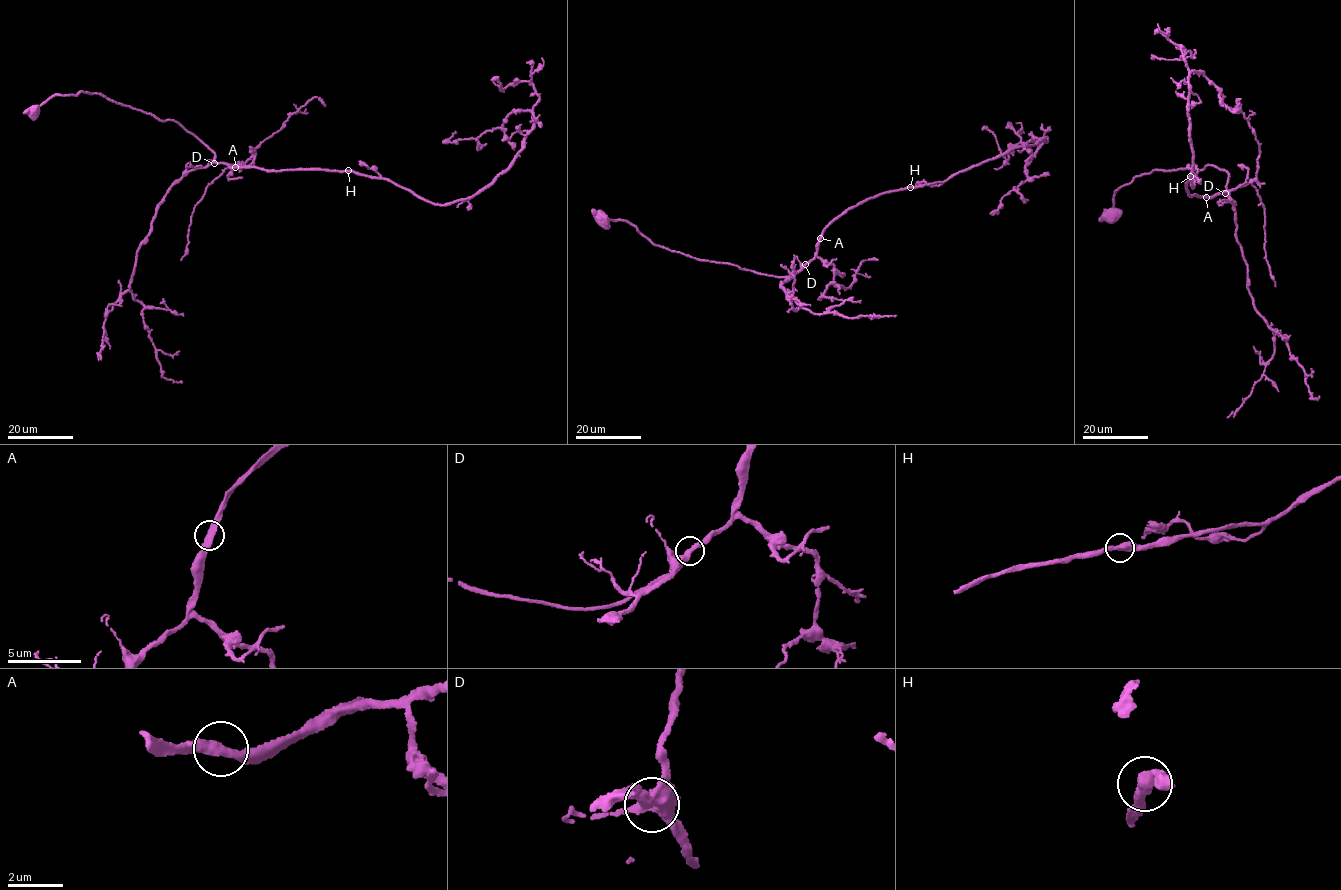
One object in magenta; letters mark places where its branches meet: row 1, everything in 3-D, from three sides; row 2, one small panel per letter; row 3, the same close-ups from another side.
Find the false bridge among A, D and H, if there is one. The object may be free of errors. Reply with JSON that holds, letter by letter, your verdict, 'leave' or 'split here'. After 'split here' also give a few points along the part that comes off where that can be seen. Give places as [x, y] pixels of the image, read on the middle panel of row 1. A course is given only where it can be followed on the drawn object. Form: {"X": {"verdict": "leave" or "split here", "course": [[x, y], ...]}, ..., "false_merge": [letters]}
{"A": {"verdict": "leave"}, "D": {"verdict": "leave"}, "H": {"verdict": "leave"}, "false_merge": []}

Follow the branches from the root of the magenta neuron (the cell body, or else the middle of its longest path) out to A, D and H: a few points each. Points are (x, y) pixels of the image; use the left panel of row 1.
A: (34, 112), (55, 95), (101, 94), (160, 120), (178, 122), (214, 154), (215, 162), (235, 167)
D: (34, 112), (55, 95), (76, 96), (81, 91), (101, 94), (160, 120), (178, 122), (214, 154), (214, 163)
H: (34, 112), (55, 95), (101, 94), (160, 120), (178, 122), (214, 154), (216, 163), (267, 170), (348, 171)

